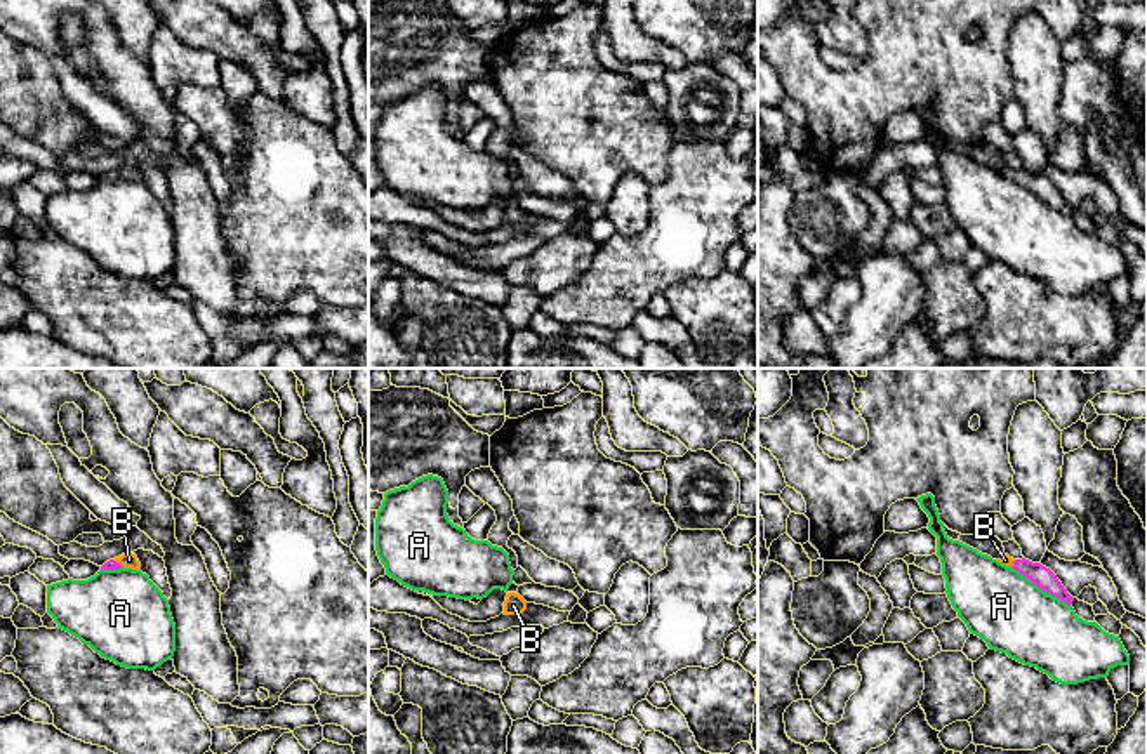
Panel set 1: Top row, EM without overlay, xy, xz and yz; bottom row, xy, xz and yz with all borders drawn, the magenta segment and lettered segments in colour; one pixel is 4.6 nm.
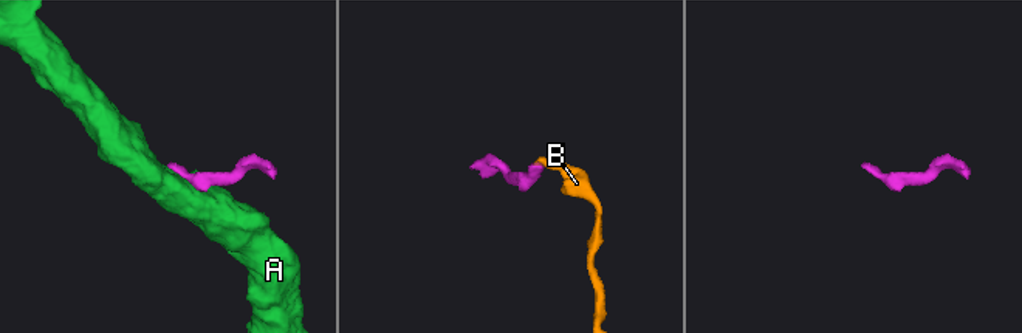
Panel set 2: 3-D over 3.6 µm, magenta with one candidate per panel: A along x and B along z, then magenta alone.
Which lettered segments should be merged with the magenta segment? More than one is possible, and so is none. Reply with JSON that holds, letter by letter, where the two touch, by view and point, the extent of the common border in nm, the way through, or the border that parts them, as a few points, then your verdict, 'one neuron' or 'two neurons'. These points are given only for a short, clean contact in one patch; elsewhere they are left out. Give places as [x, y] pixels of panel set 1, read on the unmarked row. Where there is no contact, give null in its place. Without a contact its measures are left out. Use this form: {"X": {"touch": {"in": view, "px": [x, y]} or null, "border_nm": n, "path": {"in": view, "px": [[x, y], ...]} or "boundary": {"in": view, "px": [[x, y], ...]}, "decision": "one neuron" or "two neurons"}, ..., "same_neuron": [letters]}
{"A": {"touch": {"in": "yz", "px": [1040, 198]}, "border_nm": 340, "boundary": {"in": "yz", "px": [[1010, 178], [1069, 216]]}, "decision": "two neurons"}, "B": {"touch": {"in": "xy", "px": [119, 174]}, "border_nm": 70, "path": {"in": "xy", "px": [[110, 176], [119, 174], [129, 171]]}, "decision": "one neuron"}, "same_neuron": ["B"]}

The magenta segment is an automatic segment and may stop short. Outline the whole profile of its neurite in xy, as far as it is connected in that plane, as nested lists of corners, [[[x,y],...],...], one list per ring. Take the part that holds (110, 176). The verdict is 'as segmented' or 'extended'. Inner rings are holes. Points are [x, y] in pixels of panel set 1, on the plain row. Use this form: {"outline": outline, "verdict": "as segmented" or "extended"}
{"outline": [[[122,165],[115,170],[106,172],[101,181],[118,181],[118,179],[132,179],[132,181],[141,181],[141,174],[136,165]]], "verdict": "extended"}

